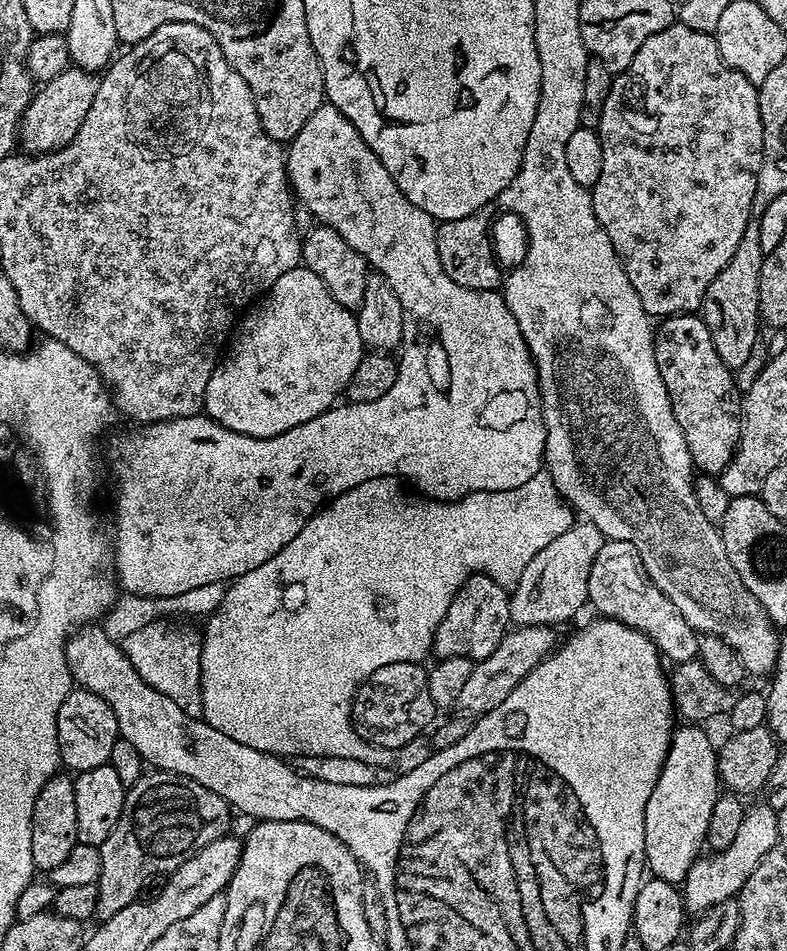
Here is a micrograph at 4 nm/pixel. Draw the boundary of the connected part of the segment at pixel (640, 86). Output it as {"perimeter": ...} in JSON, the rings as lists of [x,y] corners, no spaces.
{"perimeter":[[[715,37],[706,40],[706,50],[638,50],[625,72],[619,73],[612,81],[610,94],[606,94],[606,106],[602,106],[598,131],[602,142],[602,174],[590,189],[592,205],[602,230],[606,230],[626,270],[626,278],[630,278],[630,286],[638,290],[638,298],[642,298],[642,306],[649,317],[699,313],[710,282],[714,282],[714,278],[718,278],[718,274],[726,270],[726,262],[734,258],[734,250],[738,250],[738,242],[742,242],[746,226],[754,219],[752,203],[756,197],[758,174],[764,161],[764,131],[757,85],[751,84],[746,77],[725,63]]]}

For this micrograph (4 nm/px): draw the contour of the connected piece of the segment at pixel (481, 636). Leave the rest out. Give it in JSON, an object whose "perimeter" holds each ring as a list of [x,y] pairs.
{"perimeter":[[[477,574],[468,577],[468,581],[456,591],[456,597],[450,602],[446,618],[438,622],[432,652],[441,660],[466,658],[475,662],[490,658],[490,654],[498,650],[498,642],[502,642],[504,635],[510,631],[509,593],[509,589],[489,576]]]}

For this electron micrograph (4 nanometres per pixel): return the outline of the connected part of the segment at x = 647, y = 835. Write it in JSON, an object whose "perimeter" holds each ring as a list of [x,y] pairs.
{"perimeter":[[[688,722],[683,726],[677,727],[672,733],[672,742],[668,746],[668,753],[664,759],[664,769],[658,774],[658,782],[654,786],[654,790],[650,794],[650,802],[646,802],[646,810],[644,811],[644,863],[647,871],[651,873],[657,880],[665,880],[677,886],[683,885],[686,874],[690,870],[690,866],[694,866],[694,862],[700,859],[706,848],[708,835],[706,834],[706,826],[710,826],[710,813],[714,810],[714,802],[722,794],[722,785],[720,775],[716,769],[716,753],[717,745],[708,741],[708,736],[703,732],[703,727],[697,726],[695,723]]]}

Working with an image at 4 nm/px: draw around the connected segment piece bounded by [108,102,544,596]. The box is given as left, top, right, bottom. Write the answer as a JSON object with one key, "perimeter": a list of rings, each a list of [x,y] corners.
{"perimeter":[[[325,102],[318,110],[314,110],[314,114],[310,114],[310,122],[306,122],[306,126],[302,126],[302,130],[298,130],[298,134],[287,145],[286,171],[295,199],[302,207],[308,210],[314,220],[323,227],[338,230],[338,234],[342,234],[342,238],[346,238],[346,242],[354,246],[358,254],[362,254],[369,269],[384,276],[390,290],[398,294],[404,311],[404,329],[402,330],[404,342],[398,349],[396,381],[394,386],[390,386],[390,390],[386,390],[386,394],[377,401],[337,403],[327,408],[322,414],[318,414],[318,418],[310,418],[310,422],[302,422],[294,426],[294,430],[286,430],[286,434],[278,434],[270,438],[254,438],[246,434],[238,434],[203,414],[136,426],[133,427],[133,432],[116,437],[108,446],[108,460],[112,463],[113,474],[116,475],[116,540],[114,536],[114,547],[111,549],[110,556],[114,561],[114,568],[116,564],[115,579],[119,587],[120,584],[124,587],[122,589],[125,593],[132,593],[136,596],[180,595],[185,594],[186,590],[197,589],[198,586],[231,582],[237,576],[246,574],[250,570],[258,570],[262,562],[270,562],[270,558],[274,558],[274,554],[278,554],[278,550],[282,550],[286,542],[290,542],[296,534],[301,532],[309,518],[325,507],[326,501],[331,502],[336,496],[358,487],[367,480],[399,478],[411,485],[421,497],[447,502],[460,500],[471,492],[514,490],[530,482],[534,474],[542,471],[544,419],[540,409],[540,384],[536,380],[536,365],[532,363],[532,356],[528,353],[528,347],[522,338],[522,330],[518,330],[518,322],[514,314],[510,314],[503,295],[499,291],[470,290],[466,286],[458,286],[458,282],[450,279],[450,274],[442,270],[442,262],[438,258],[437,221],[433,220],[430,214],[426,214],[426,210],[418,210],[418,206],[414,206],[414,202],[410,202],[406,194],[398,190],[398,182],[390,178],[390,170],[382,166],[378,154],[374,154],[374,150],[366,146],[358,130],[354,130],[350,118],[343,116],[332,104]]]}

